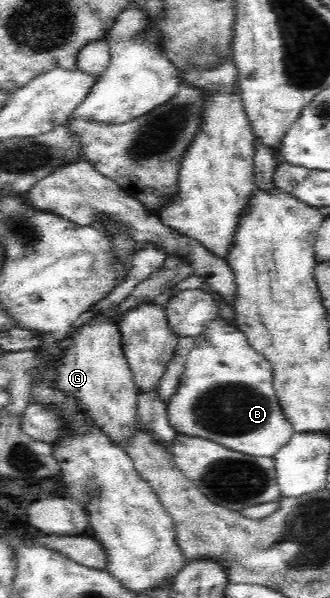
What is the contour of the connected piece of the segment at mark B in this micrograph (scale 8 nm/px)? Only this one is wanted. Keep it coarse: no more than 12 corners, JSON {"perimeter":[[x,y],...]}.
{"perimeter":[[219,317],[167,408],[256,457],[291,442],[274,368]]}

